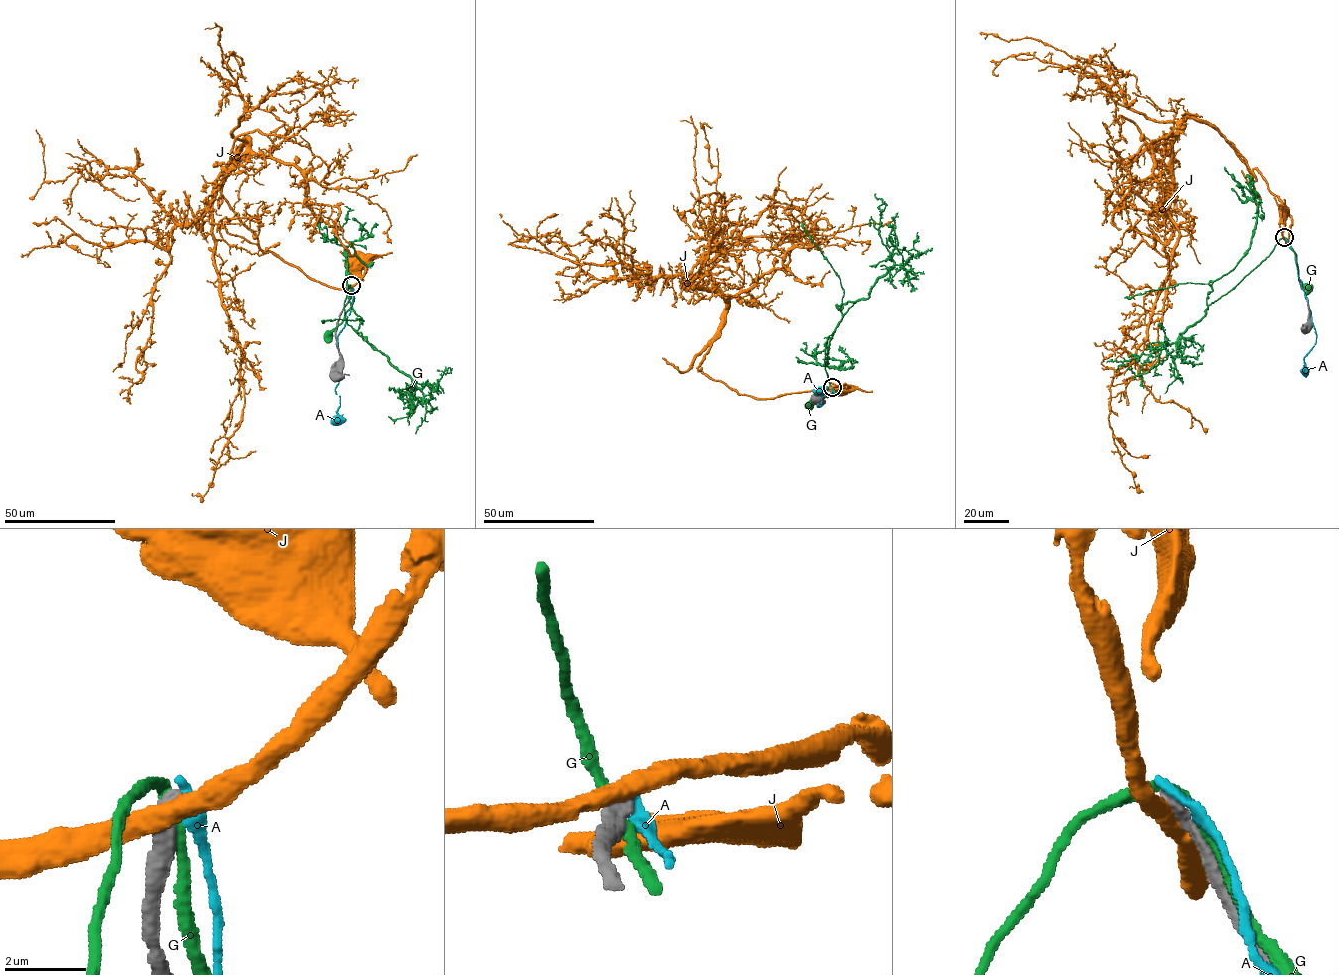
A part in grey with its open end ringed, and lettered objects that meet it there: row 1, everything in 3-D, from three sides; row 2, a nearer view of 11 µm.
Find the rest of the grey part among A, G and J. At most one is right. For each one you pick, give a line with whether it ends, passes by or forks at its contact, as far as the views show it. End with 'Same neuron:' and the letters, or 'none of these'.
Same neuron: none of these

